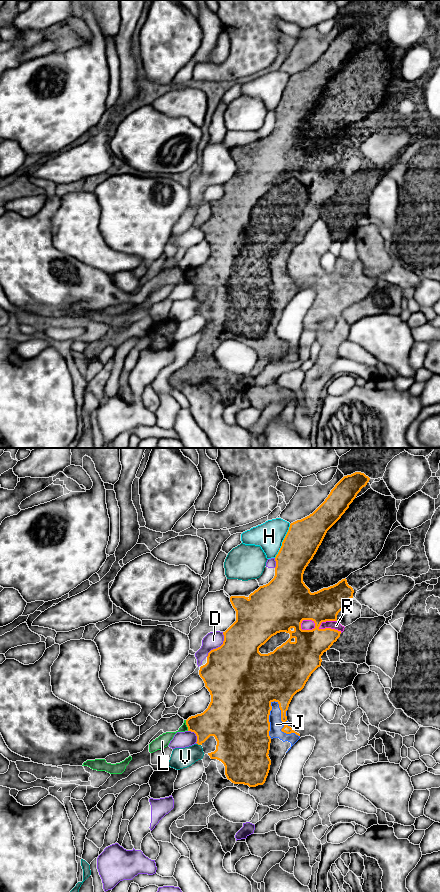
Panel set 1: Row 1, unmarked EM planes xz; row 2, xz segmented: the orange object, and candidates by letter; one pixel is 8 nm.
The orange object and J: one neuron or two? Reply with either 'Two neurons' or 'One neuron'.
One neuron

